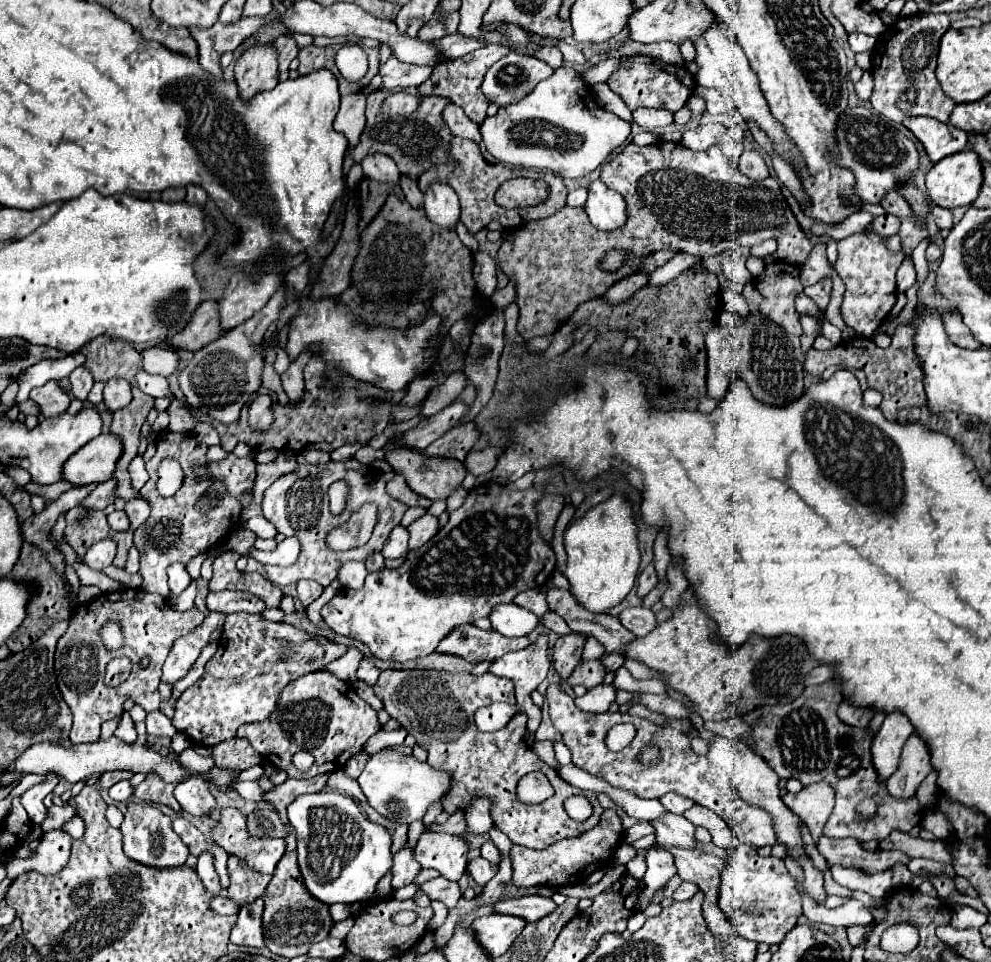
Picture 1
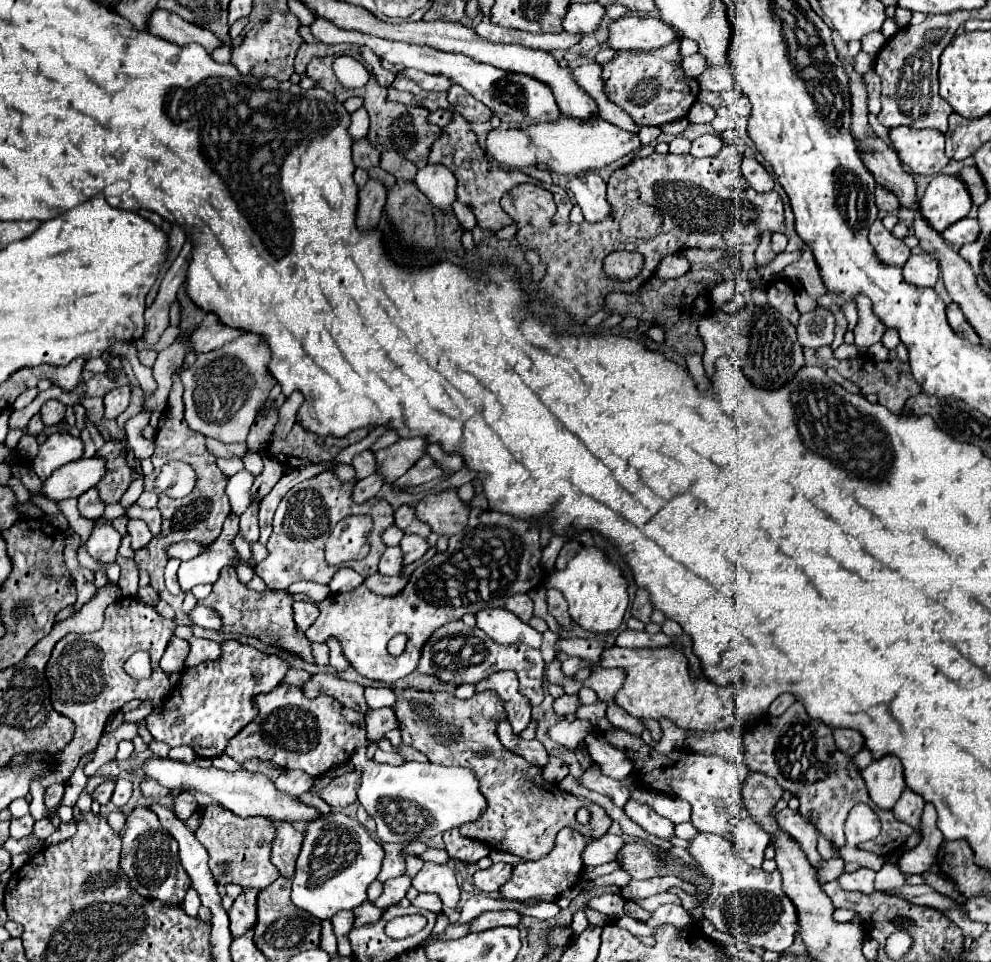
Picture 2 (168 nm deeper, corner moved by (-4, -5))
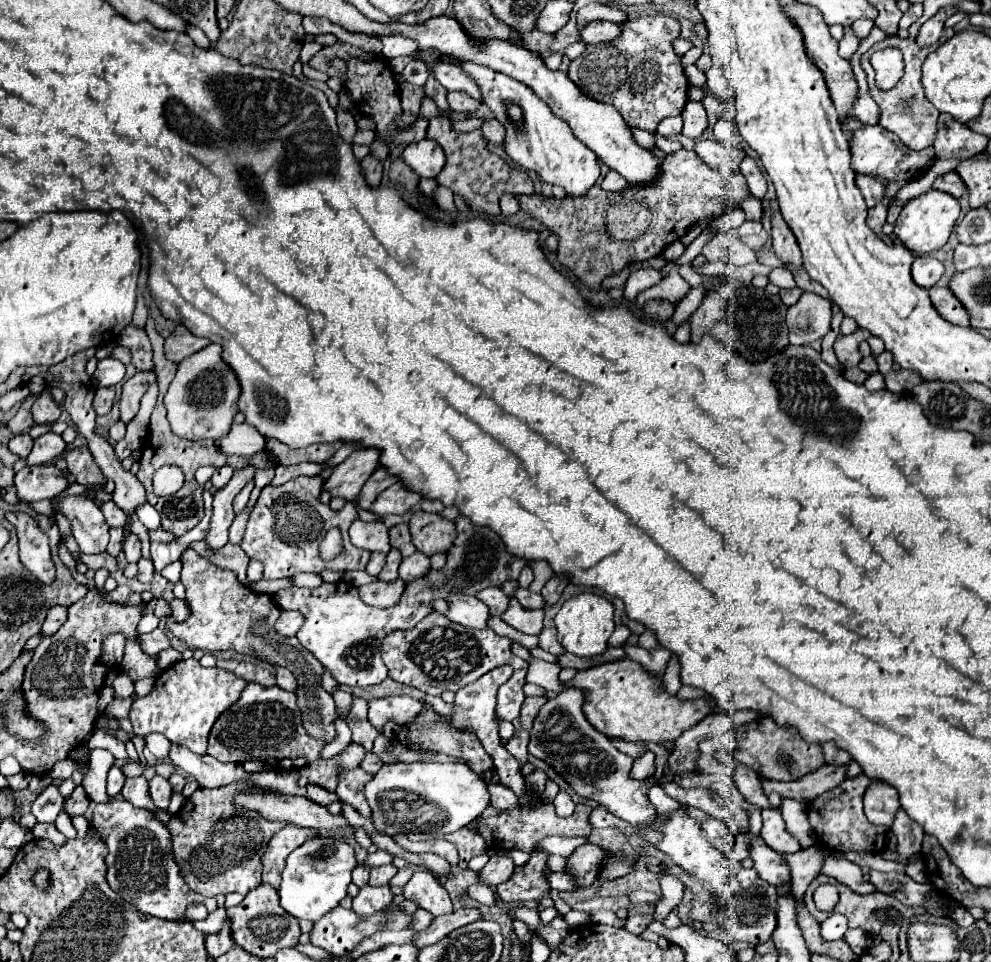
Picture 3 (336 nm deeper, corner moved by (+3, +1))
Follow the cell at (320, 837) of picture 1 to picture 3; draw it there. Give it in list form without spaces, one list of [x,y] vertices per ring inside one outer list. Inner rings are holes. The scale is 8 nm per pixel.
[[[314,838],[296,848],[286,862],[280,884],[280,906],[298,920],[320,920],[326,912],[338,906],[352,882],[350,874],[356,868],[354,850],[346,838]]]

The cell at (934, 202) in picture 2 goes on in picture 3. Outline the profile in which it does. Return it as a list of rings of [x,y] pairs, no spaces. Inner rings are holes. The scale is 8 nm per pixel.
[[[930,190],[924,196],[910,200],[902,208],[902,212],[900,212],[900,216],[894,224],[894,234],[916,256],[930,254],[930,252],[940,250],[946,244],[946,240],[954,232],[958,216],[960,216],[960,206],[958,206],[956,198],[952,198],[952,196],[948,196],[946,192],[940,192],[940,190]]]

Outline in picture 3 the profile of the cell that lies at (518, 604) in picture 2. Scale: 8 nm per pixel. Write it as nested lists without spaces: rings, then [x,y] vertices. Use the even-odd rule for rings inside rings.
[[[484,588],[476,594],[476,598],[482,600],[488,606],[490,614],[496,614],[496,616],[500,616],[508,608],[508,602],[510,602],[510,598],[500,588]]]

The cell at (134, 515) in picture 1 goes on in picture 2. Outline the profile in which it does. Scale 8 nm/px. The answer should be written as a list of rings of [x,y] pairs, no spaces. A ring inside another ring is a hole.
[[[131,518],[131,520],[127,522],[127,532],[129,532],[129,536],[131,536],[131,546],[133,546],[133,550],[147,546],[149,540],[151,540],[151,536],[153,536],[151,530],[149,530],[149,526],[147,526],[143,520],[137,520],[137,518]]]

